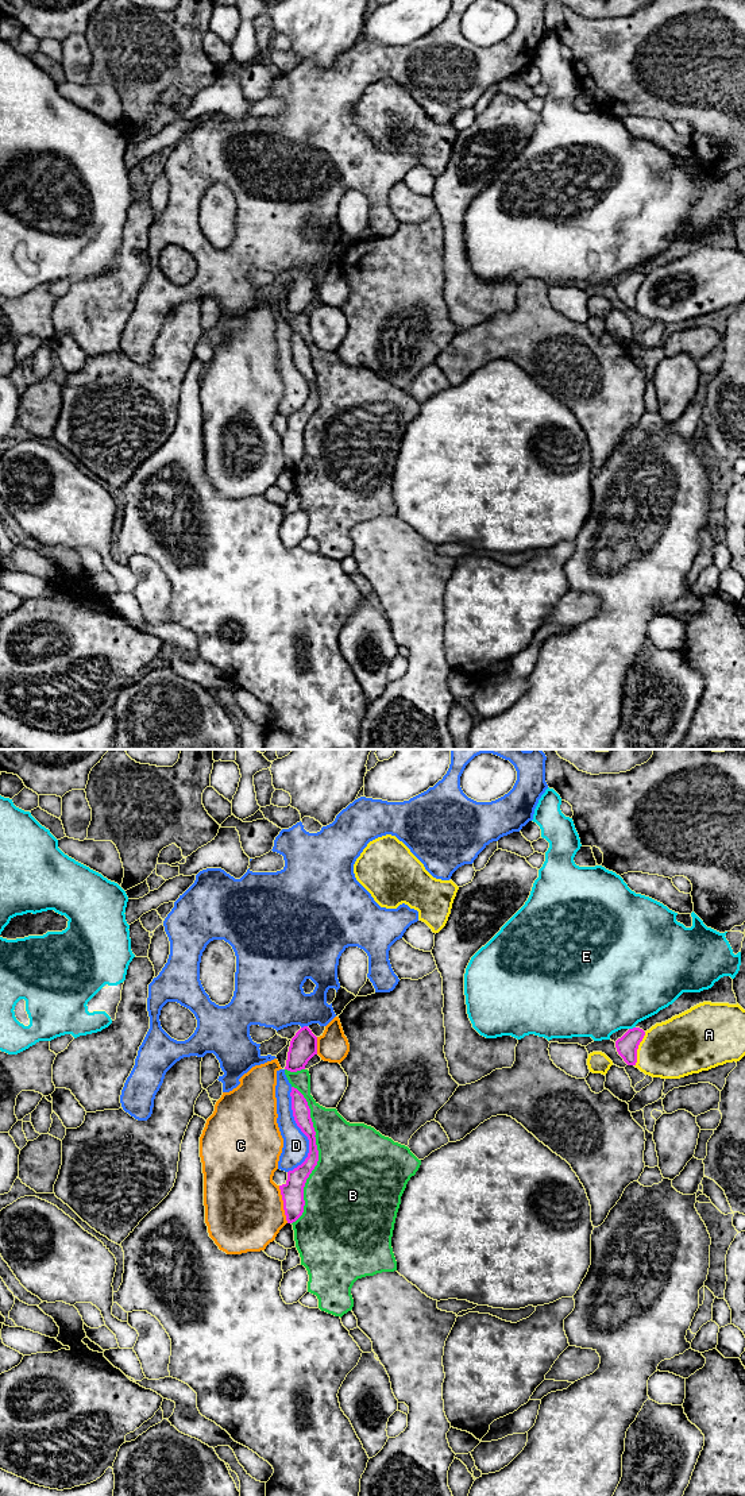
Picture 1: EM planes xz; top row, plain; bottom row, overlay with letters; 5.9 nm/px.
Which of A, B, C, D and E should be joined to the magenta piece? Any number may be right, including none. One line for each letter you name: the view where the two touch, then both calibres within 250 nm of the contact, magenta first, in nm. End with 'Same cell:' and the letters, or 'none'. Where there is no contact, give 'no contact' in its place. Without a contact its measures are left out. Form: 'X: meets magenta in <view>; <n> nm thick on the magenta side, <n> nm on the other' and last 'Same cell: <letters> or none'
Same cell: none

